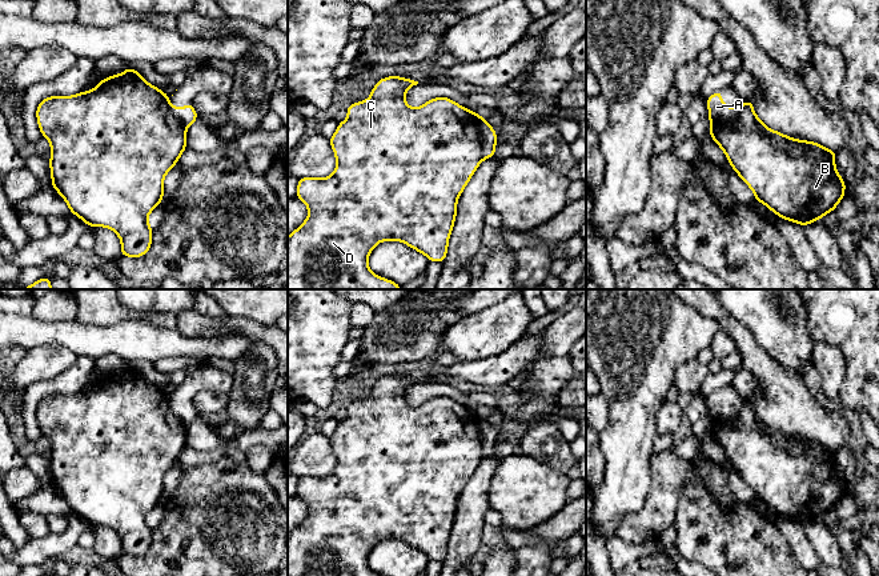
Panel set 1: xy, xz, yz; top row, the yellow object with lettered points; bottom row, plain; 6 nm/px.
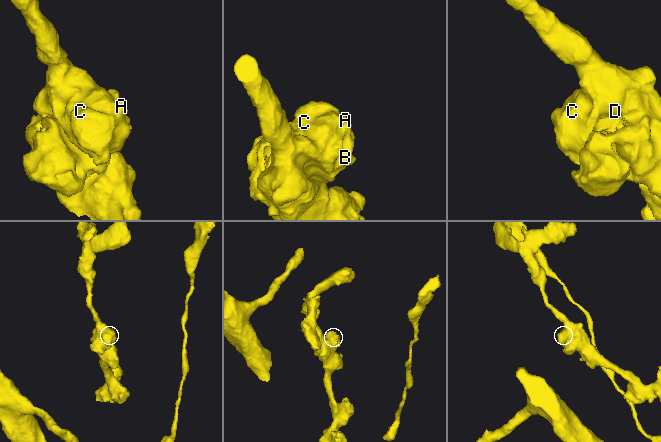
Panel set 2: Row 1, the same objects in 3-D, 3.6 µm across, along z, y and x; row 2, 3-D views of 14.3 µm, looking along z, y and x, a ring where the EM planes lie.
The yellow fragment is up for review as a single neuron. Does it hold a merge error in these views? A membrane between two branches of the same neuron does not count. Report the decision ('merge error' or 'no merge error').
merge error

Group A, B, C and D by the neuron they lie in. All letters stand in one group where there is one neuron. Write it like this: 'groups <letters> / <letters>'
groups A / B C D

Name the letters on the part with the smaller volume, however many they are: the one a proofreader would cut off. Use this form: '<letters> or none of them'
A

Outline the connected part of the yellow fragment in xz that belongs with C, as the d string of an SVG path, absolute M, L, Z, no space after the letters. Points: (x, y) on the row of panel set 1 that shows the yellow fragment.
M398 76L378 80L368 100L348 107L348 119L329 140L337 160L334 172L324 179L298 179L297 197L308 205L309 213L288 237L288 289L401 289L369 269L369 255L380 241L402 241L430 261L446 259L458 197L482 161L479 115L447 97L410 108L405 93L417 84Z

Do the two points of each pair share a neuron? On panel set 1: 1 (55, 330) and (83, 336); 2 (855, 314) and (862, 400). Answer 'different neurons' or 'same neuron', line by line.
1: same neuron
2: same neuron

